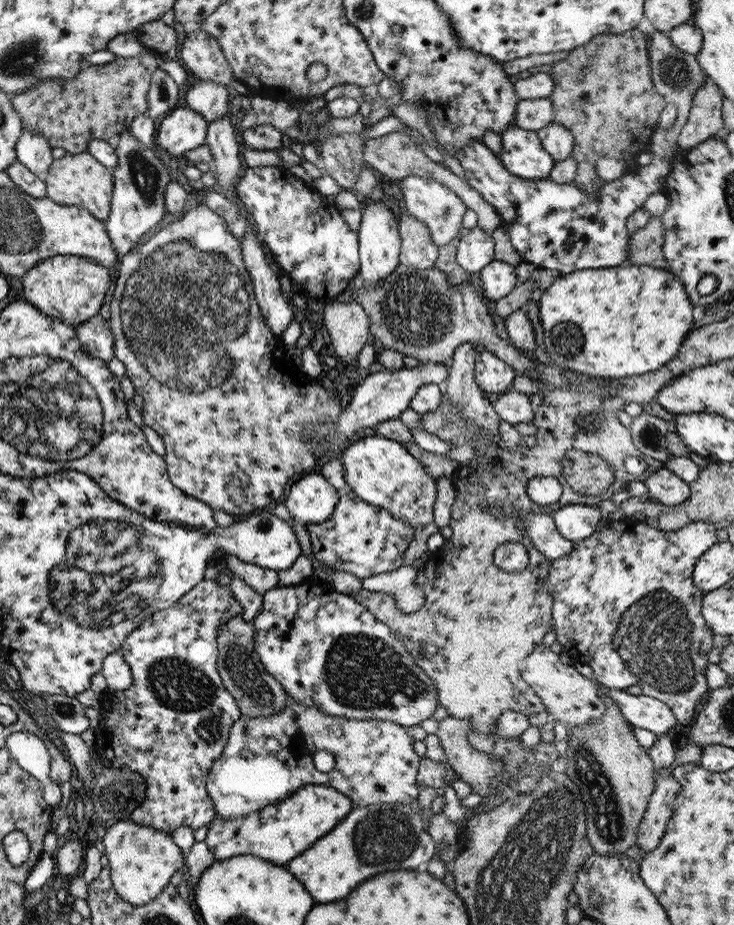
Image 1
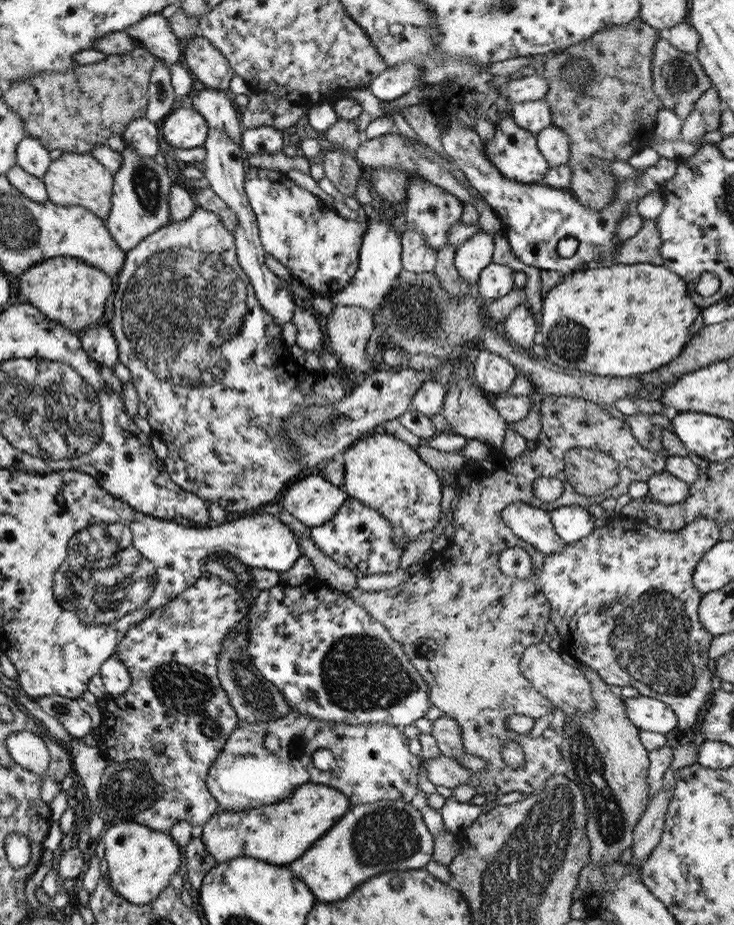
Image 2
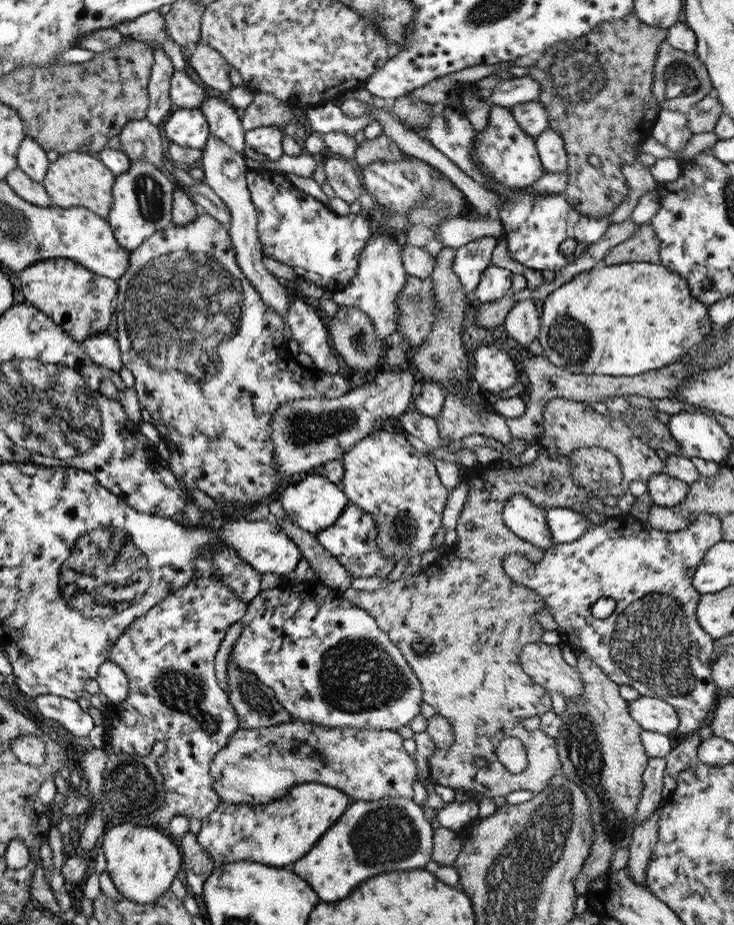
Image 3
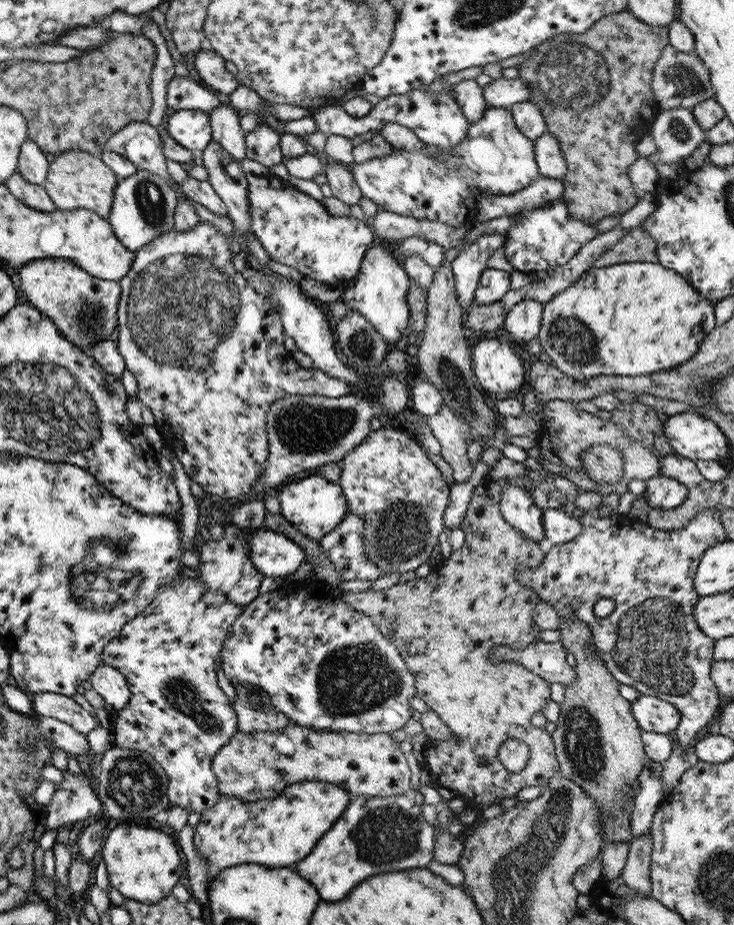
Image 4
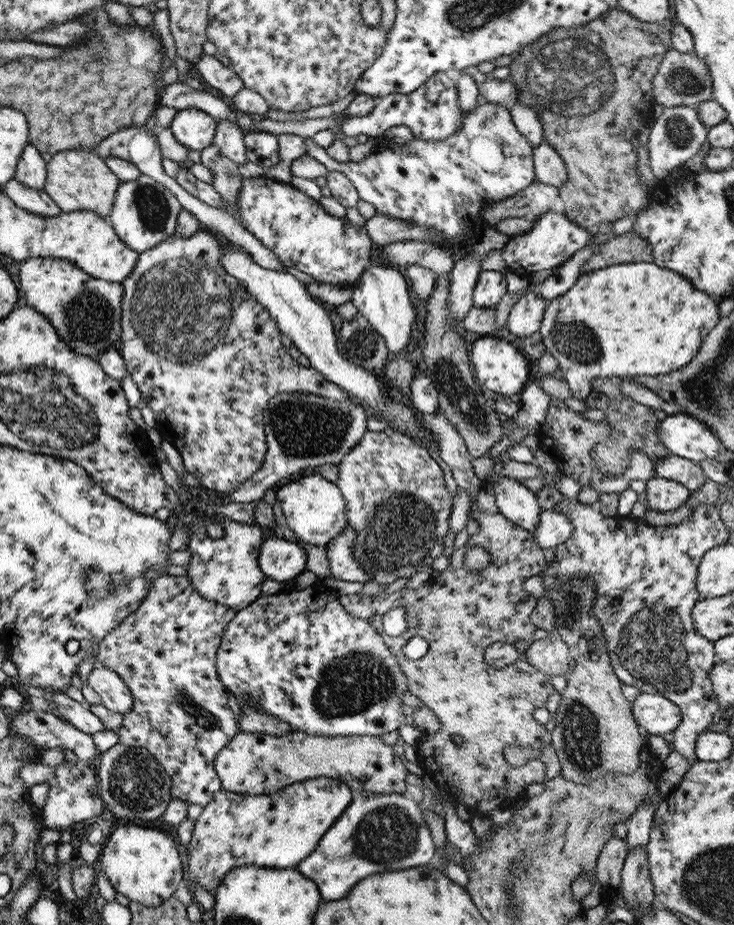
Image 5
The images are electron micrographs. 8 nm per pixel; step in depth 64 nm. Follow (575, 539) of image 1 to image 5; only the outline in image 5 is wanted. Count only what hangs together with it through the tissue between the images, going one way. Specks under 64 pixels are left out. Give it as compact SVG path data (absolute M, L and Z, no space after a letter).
M553 508L543 509L539 513L536 529L531 536L542 551L552 550L565 542L571 536L572 530L572 524L563 513Z

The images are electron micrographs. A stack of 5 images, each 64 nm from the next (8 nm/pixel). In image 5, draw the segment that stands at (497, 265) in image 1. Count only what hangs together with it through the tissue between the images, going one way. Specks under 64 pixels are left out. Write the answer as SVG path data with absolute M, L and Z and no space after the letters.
M493 270L480 271L472 293L473 307L494 307L506 294L505 288L506 280L504 278L504 272Z

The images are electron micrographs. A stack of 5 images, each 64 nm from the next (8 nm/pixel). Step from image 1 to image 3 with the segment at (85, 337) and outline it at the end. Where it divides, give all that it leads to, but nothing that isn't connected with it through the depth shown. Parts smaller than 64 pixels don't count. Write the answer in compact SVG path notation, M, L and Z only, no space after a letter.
M101 332L85 338L81 343L85 354L99 366L118 372L122 367L120 352L112 333Z

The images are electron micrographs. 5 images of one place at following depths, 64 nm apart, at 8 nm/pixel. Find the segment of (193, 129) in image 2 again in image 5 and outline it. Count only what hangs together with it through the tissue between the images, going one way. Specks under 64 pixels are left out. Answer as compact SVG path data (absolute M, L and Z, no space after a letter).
M188 108L174 114L168 129L186 149L201 151L212 143L215 125L215 119L206 112Z

